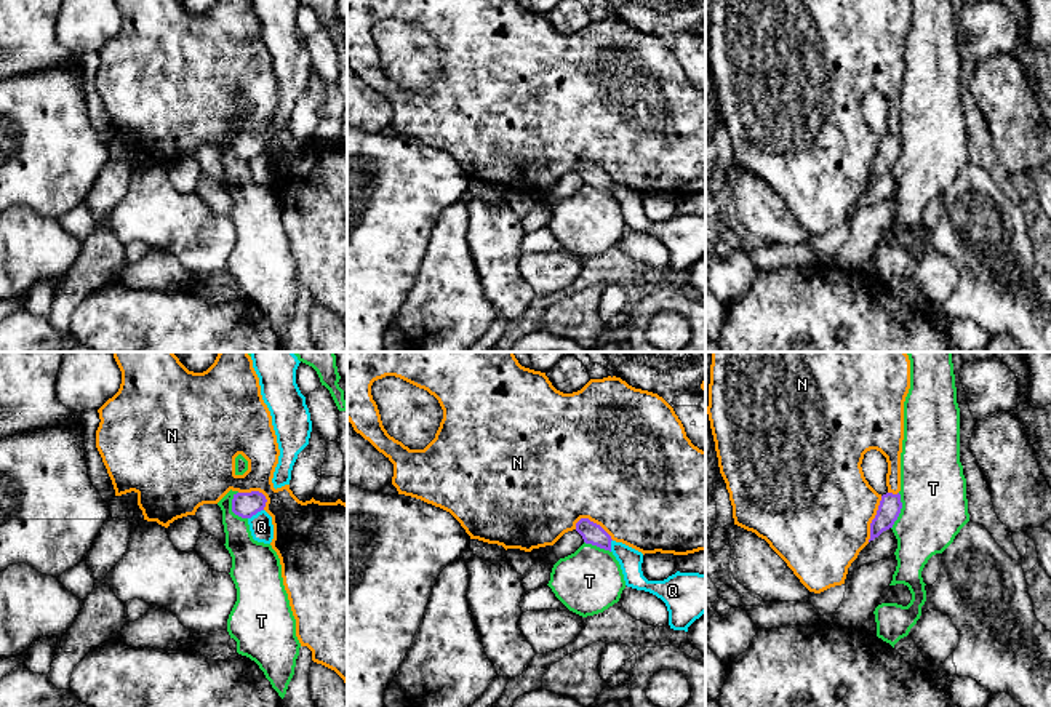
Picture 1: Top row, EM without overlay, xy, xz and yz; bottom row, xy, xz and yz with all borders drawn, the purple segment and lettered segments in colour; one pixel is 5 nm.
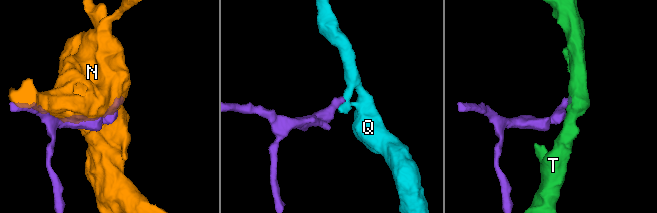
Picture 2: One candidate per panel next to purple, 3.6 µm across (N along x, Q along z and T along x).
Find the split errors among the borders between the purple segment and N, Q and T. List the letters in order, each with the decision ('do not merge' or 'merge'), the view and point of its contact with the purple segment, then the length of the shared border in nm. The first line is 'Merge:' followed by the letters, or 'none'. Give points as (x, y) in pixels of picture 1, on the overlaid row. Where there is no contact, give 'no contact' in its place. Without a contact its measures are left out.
Merge: Q
N: do not merge | yz (874, 519) | 240 nm
Q: merge | xy (255, 514) | 90 nm
T: do not merge | xy (232, 509) | 150 nm

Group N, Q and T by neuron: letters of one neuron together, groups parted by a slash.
N / Q / T

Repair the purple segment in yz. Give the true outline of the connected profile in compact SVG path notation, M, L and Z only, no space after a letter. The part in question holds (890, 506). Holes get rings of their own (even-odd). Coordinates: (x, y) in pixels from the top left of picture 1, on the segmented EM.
M886 493L881 496L875 518L870 523L870 541L878 537L883 531L893 528L902 509L901 494Z

